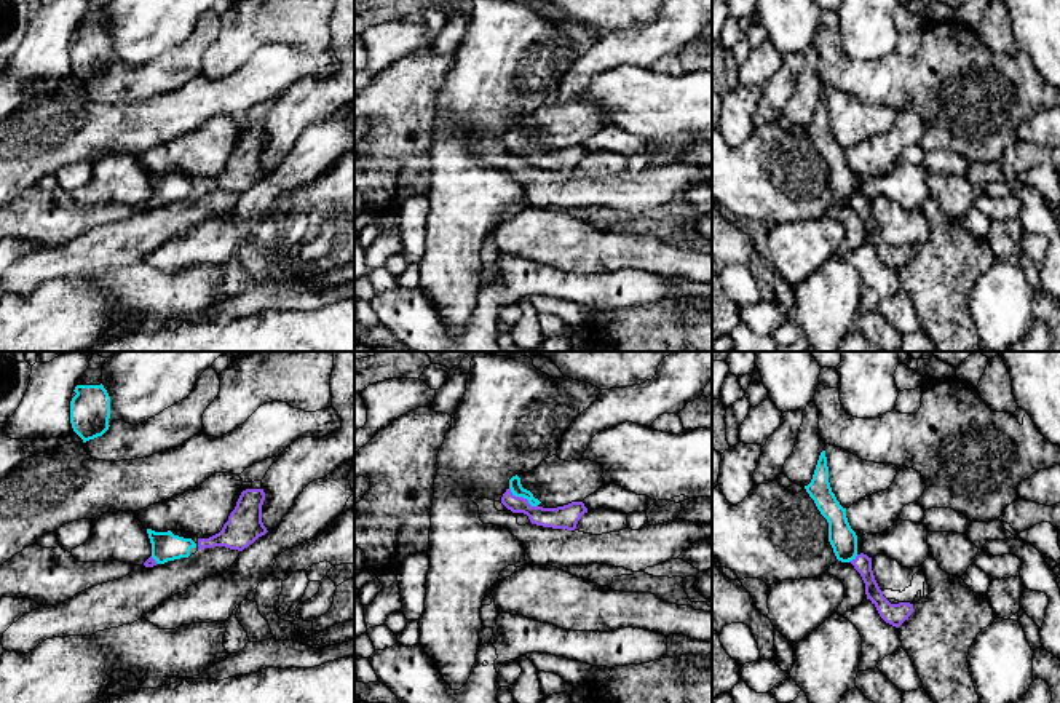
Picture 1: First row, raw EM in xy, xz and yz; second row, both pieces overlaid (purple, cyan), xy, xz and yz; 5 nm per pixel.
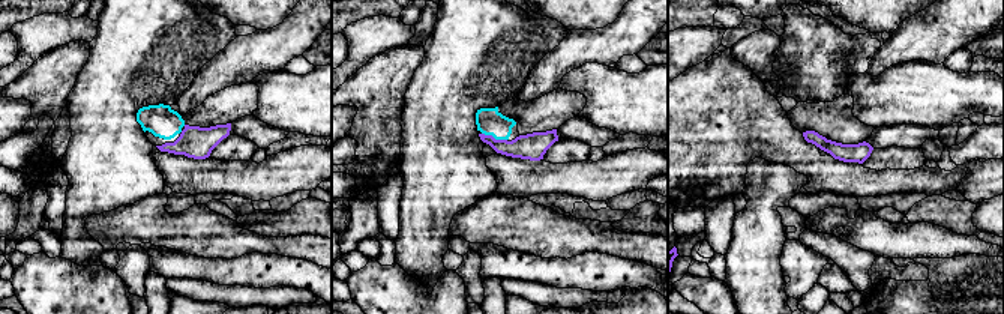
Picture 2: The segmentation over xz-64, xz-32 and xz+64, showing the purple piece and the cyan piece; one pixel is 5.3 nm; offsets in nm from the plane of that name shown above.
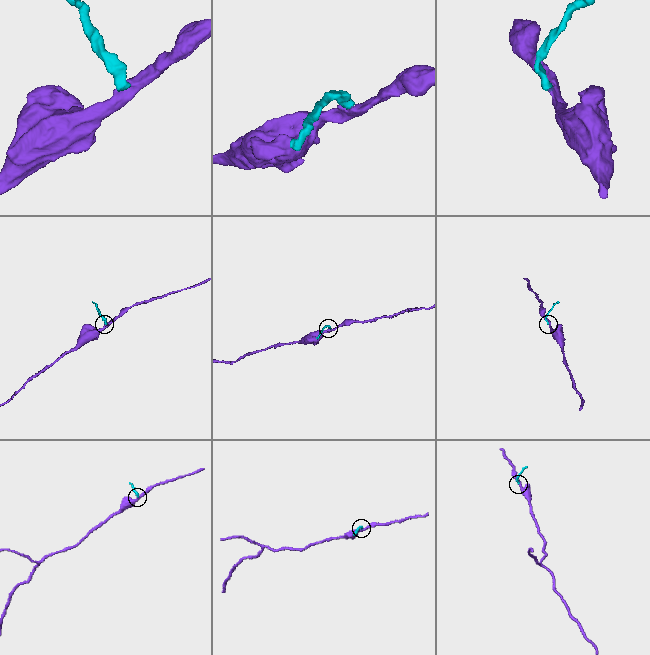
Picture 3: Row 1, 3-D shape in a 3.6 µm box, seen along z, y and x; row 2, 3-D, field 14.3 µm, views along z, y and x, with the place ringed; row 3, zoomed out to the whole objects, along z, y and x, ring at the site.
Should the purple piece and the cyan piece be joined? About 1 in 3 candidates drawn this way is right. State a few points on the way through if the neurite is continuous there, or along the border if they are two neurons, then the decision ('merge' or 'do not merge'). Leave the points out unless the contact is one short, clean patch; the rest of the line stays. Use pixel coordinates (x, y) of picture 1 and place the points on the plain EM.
runs through xz (567, 158), (541, 158), (522, 139), (516, 130); merge

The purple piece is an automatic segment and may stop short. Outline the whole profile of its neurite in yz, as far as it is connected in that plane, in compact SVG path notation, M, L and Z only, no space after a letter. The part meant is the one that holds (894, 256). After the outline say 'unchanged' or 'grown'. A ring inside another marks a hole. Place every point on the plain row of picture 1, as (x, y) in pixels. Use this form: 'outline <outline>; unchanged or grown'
outline M825 93L821 94L813 121L805 131L829 165L829 184L837 201L854 208L865 225L867 241L872 243L886 265L899 270L912 257L913 246L891 246L875 222L872 200L857 195L857 177L848 165L846 150L840 147L829 125Z; grown

